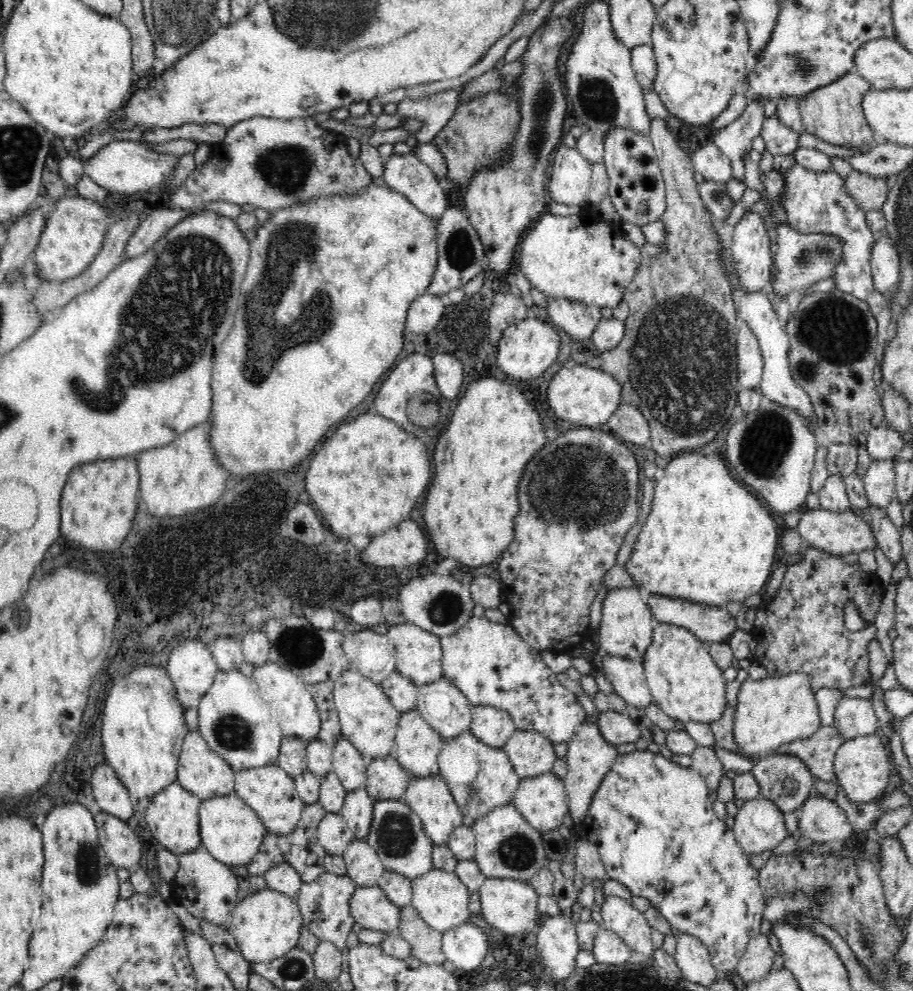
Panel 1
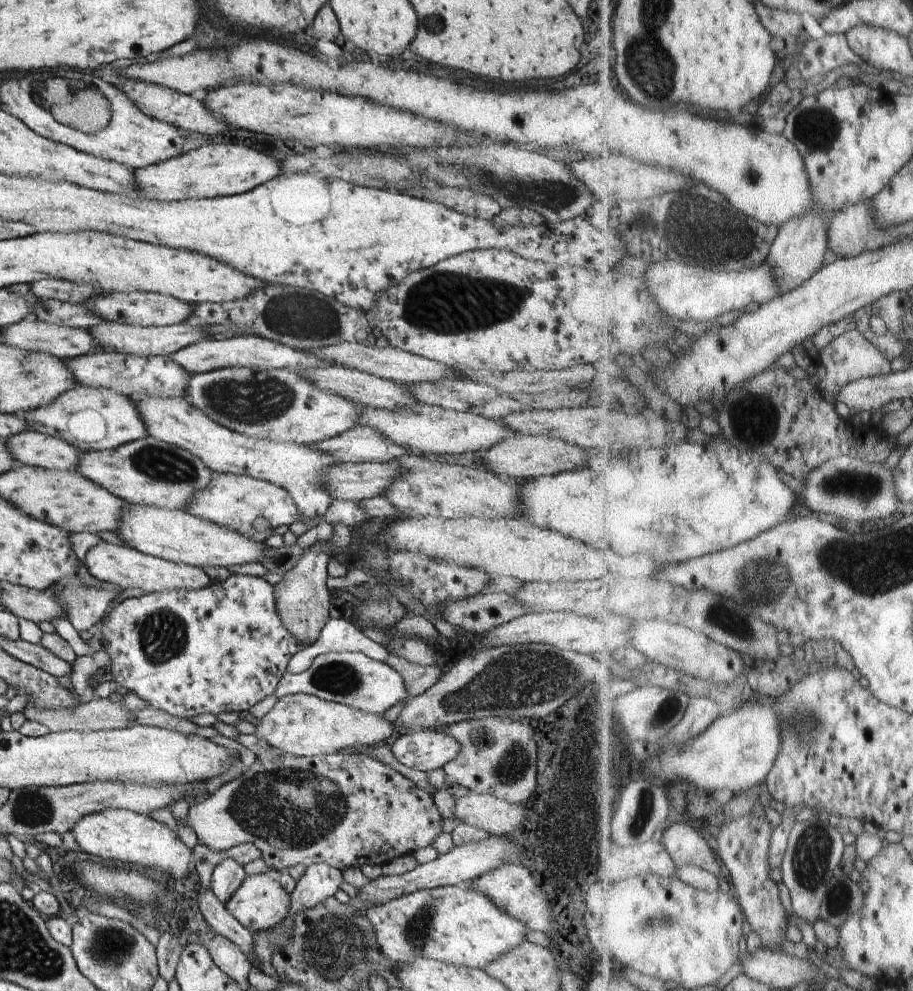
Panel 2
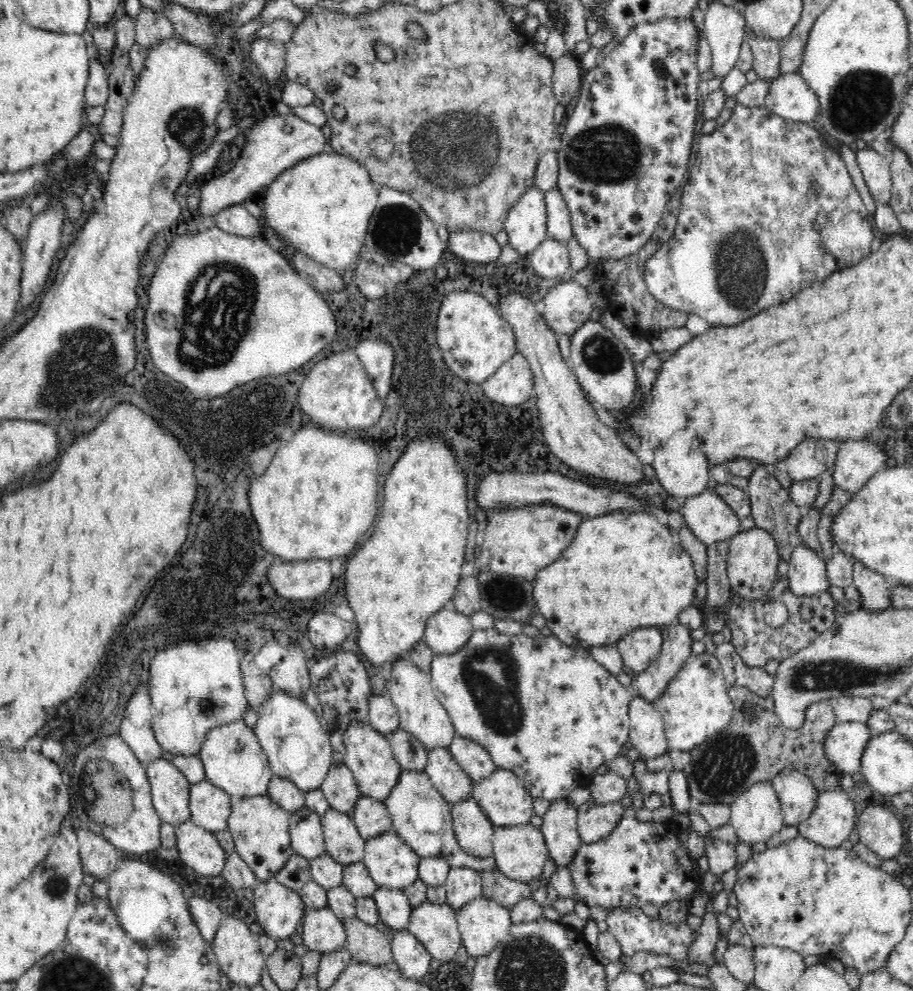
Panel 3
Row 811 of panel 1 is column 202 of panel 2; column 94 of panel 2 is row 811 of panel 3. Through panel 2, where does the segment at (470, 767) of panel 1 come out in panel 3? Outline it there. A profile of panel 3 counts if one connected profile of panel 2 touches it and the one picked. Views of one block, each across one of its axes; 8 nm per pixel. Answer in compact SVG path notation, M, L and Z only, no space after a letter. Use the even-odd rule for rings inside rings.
M474 798L454 803L451 816L458 845L468 855L478 858L493 855L495 828Z

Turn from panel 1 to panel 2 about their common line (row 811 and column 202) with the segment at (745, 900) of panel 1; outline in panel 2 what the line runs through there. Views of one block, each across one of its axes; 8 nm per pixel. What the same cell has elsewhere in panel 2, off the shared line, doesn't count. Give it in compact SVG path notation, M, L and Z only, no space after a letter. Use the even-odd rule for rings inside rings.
M230 574L230 577L224 582L212 581L209 586L201 590L172 590L162 593L148 593L140 598L130 598L120 602L104 619L104 644L102 646L105 652L108 652L112 663L108 670L112 673L112 681L118 682L120 687L130 690L130 693L136 694L142 700L148 702L152 709L164 710L172 716L179 716L192 720L193 716L198 714L217 715L222 712L248 712L258 702L264 698L274 695L280 680L287 673L287 665L290 658L298 653L303 646L287 630L282 623L275 602L274 586L271 586L264 578L256 576L241 576L240 574Z

